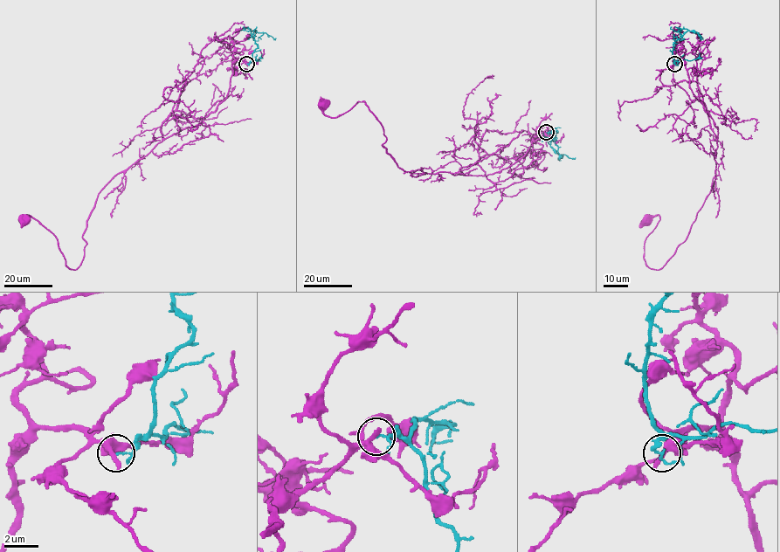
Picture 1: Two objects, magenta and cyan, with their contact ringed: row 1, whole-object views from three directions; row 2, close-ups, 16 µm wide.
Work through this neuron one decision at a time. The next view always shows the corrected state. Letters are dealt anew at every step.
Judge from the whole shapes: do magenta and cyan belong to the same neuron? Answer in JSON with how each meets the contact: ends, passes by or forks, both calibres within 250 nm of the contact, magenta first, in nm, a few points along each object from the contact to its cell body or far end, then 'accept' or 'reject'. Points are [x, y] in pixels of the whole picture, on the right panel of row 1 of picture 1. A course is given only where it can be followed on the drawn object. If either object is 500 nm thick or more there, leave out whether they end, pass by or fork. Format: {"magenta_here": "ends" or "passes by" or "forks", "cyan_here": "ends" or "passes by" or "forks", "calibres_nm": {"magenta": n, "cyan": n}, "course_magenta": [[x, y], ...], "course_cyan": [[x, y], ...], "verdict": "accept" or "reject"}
{"magenta_here": "ends", "cyan_here": "passes by", "calibres_nm": {"magenta": 400, "cyan": 70}, "course_magenta": [[674, 64], [683, 61], [718, 127], [715, 178], [687, 238], [657, 270], [644, 258], [659, 217], [646, 220]], "course_cyan": [[674, 64], [674, 42], [688, 31], [697, 32], [700, 37]], "verdict": "reject"}

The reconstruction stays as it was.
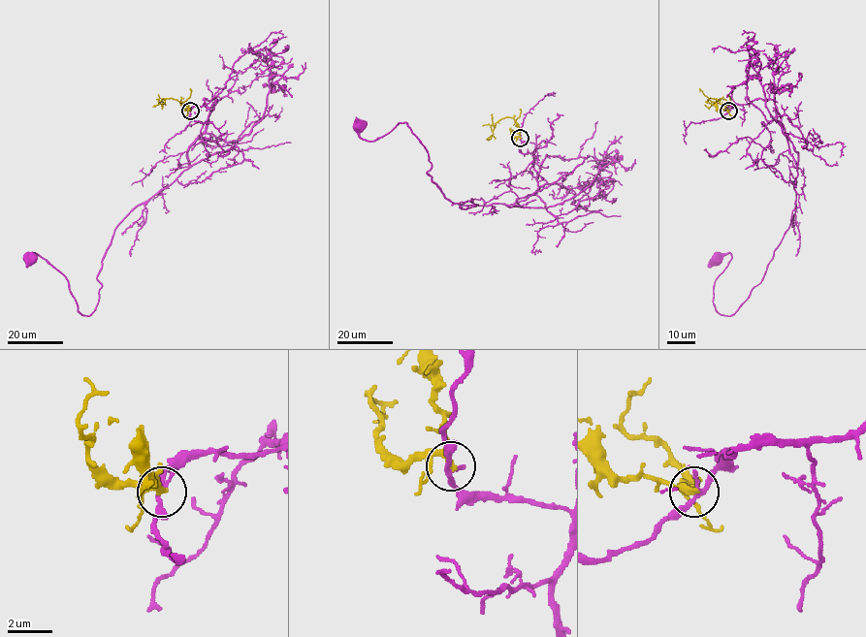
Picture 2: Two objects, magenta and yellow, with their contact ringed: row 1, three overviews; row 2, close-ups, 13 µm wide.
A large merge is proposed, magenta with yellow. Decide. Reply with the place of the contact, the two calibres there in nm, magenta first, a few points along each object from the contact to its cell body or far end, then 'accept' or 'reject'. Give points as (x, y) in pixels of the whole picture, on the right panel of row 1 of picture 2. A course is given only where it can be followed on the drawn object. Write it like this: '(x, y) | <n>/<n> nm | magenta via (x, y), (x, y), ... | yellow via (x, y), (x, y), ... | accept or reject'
(728, 111) | 220/240 nm | magenta via (728, 111), (773, 100), (796, 163), (796, 210), (763, 279), (729, 316), (713, 300), (731, 254), (717, 259) | yellow via (728, 111), (708, 101), (712, 98), (724, 98), (729, 103), (728, 94) | reject

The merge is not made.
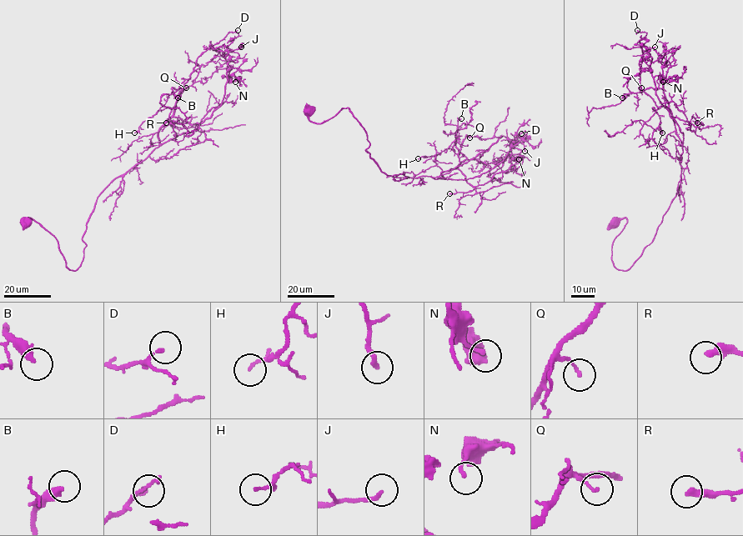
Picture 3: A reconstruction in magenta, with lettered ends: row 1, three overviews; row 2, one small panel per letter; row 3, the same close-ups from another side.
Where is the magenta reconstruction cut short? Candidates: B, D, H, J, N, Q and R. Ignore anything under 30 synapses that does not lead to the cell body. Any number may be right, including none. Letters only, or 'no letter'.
B

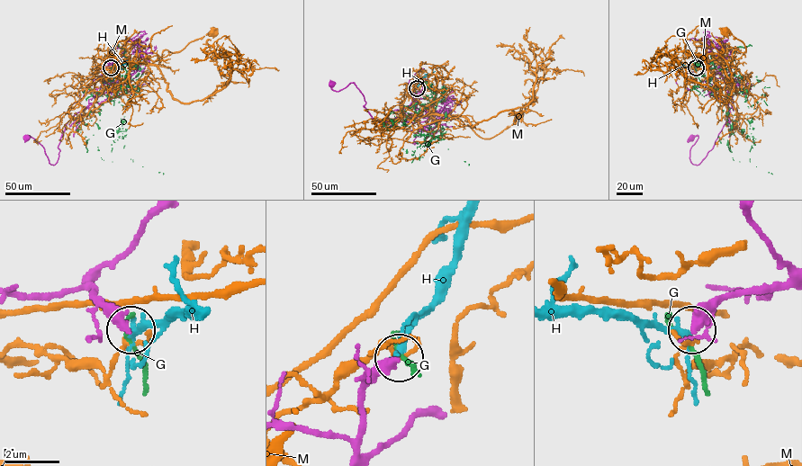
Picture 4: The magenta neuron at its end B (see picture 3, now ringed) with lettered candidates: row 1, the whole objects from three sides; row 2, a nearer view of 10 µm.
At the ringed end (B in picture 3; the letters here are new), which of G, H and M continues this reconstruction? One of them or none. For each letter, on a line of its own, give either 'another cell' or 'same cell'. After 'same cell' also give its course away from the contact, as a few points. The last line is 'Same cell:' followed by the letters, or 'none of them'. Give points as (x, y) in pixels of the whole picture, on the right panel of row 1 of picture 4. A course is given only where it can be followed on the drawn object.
G: another cell
H: same cell; course (696, 67), (687, 67), (676, 60)
M: another cell
Same cell: H

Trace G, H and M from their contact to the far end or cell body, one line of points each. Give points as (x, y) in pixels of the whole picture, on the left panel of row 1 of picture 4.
G: (111, 68), (123, 67), (125, 78), (130, 67), (139, 68), (122, 106), (123, 147), (163, 174)
H: (111, 67), (125, 64), (127, 60)
M: (111, 68), (104, 69), (116, 71), (124, 63), (157, 65), (165, 49), (181, 51), (190, 42), (212, 31)

